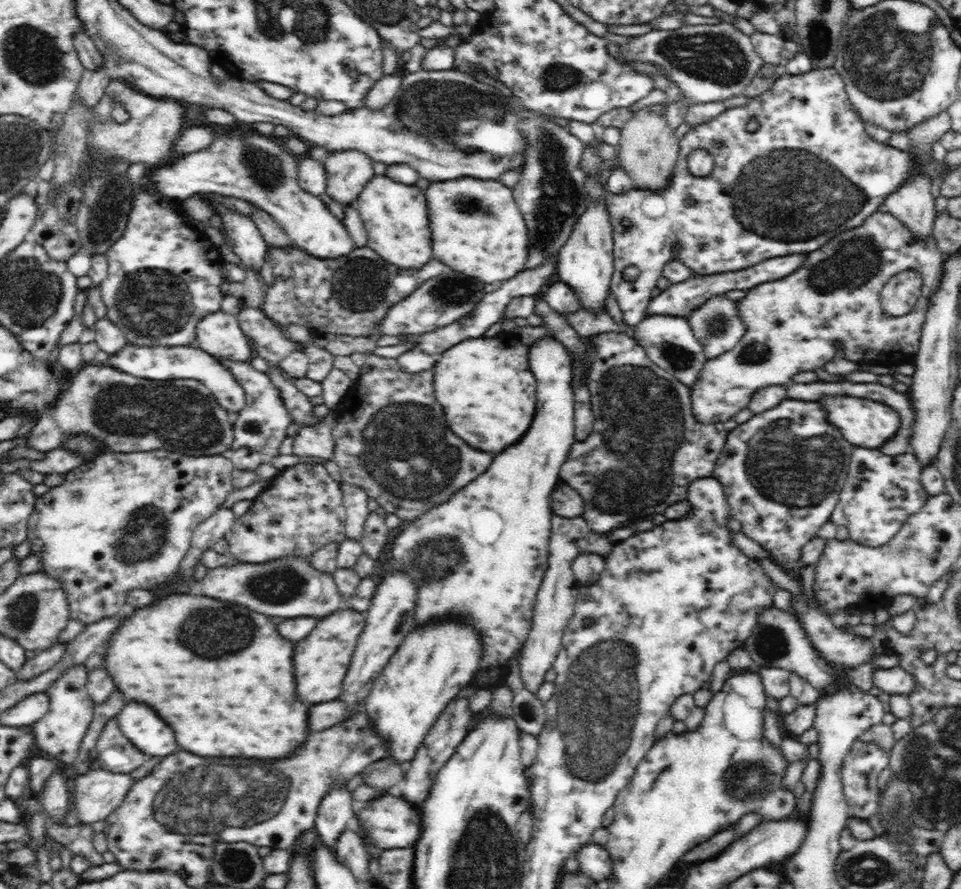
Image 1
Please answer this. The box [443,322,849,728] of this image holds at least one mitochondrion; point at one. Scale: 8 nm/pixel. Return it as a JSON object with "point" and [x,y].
{"point":[657,395]}

